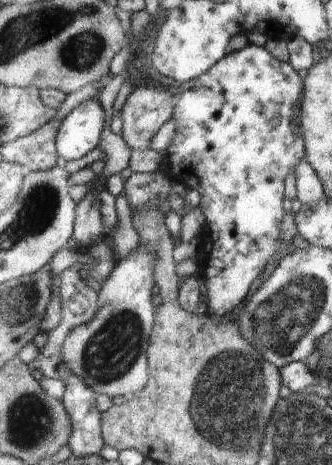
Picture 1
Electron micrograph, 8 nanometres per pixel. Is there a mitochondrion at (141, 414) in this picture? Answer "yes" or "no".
no

